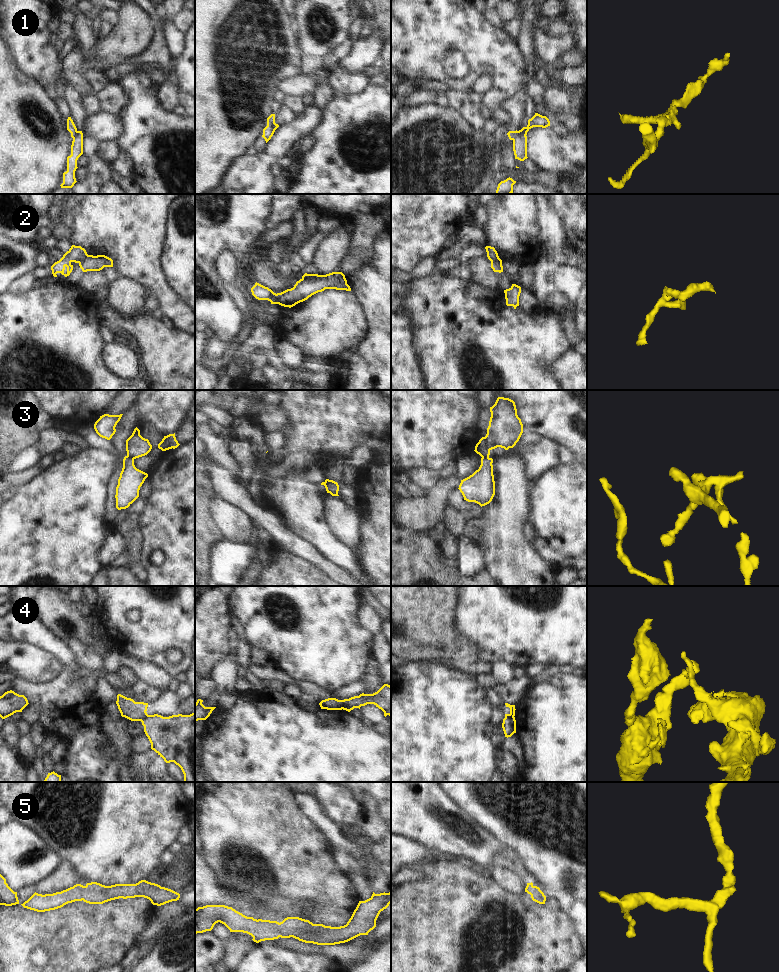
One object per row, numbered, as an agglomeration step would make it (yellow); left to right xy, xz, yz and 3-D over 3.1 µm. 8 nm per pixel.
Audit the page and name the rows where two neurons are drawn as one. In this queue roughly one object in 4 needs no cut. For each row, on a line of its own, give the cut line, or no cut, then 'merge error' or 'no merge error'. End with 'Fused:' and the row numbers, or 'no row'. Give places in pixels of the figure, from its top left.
1: cut yz (525, 134), (518, 131), (512, 139); merge error
2: cut xz (280, 293), (276, 303); merge error
3: cut xy (127, 455), (133, 459); merge error
4: cut xy (151, 715), (141, 721); merge error
5: cut none; no merge error
Fused: 1, 2, 3, 4

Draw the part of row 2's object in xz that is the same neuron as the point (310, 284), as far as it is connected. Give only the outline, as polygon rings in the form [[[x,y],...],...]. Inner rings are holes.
[[[332,272],[326,275],[305,273],[293,288],[280,293],[277,304],[291,308],[325,289],[351,291],[342,272]]]

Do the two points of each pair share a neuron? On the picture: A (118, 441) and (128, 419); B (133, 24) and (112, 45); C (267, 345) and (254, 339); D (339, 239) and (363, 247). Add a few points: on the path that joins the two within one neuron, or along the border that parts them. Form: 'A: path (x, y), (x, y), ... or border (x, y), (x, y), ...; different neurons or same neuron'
A: path (120, 436), (127, 424); same neuron
B: path (128, 29), (117, 40); same neuron
C: path (264, 342), (261, 339), (257, 339); same neuron
D: border (351, 233), (351, 246), (341, 265); different neurons

